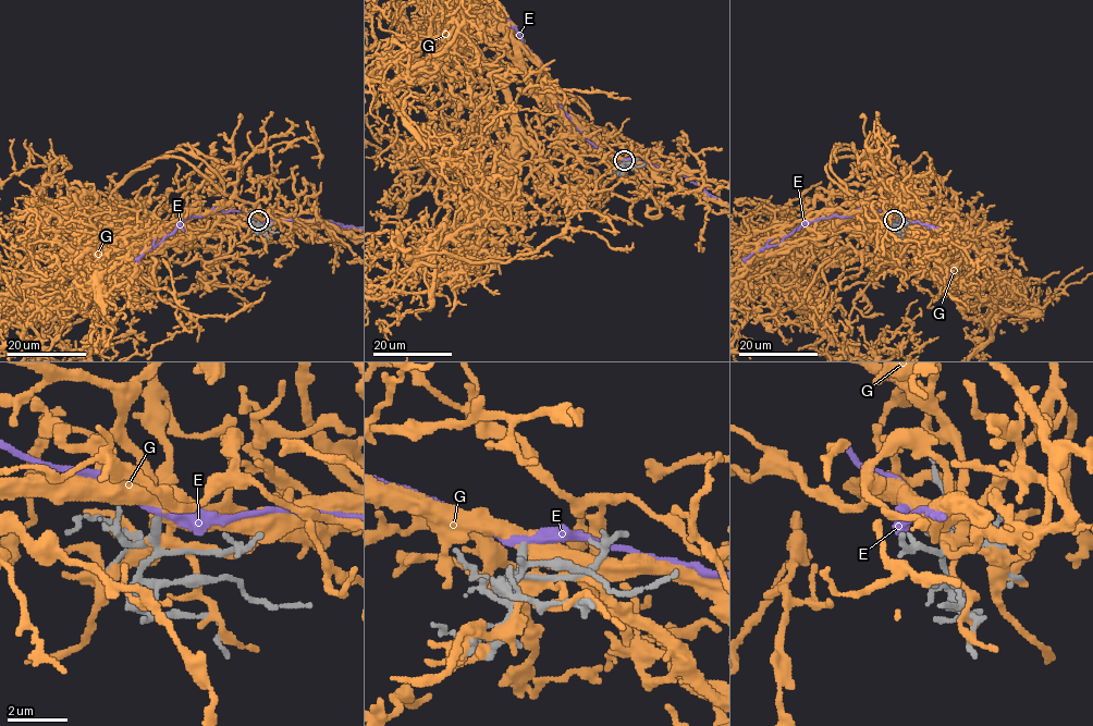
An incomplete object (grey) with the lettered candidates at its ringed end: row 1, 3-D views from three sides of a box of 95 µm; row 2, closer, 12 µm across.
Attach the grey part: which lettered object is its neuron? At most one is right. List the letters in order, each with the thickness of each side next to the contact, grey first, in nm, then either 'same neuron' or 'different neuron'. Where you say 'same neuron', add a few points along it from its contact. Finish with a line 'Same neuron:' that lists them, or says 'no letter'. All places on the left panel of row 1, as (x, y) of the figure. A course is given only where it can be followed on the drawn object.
E: 200 nm thick on the grey side, 280 nm on the other; different neuron
G: 220 nm thick on the grey side, 460 nm on the other; different neuron
Same neuron: no letter

